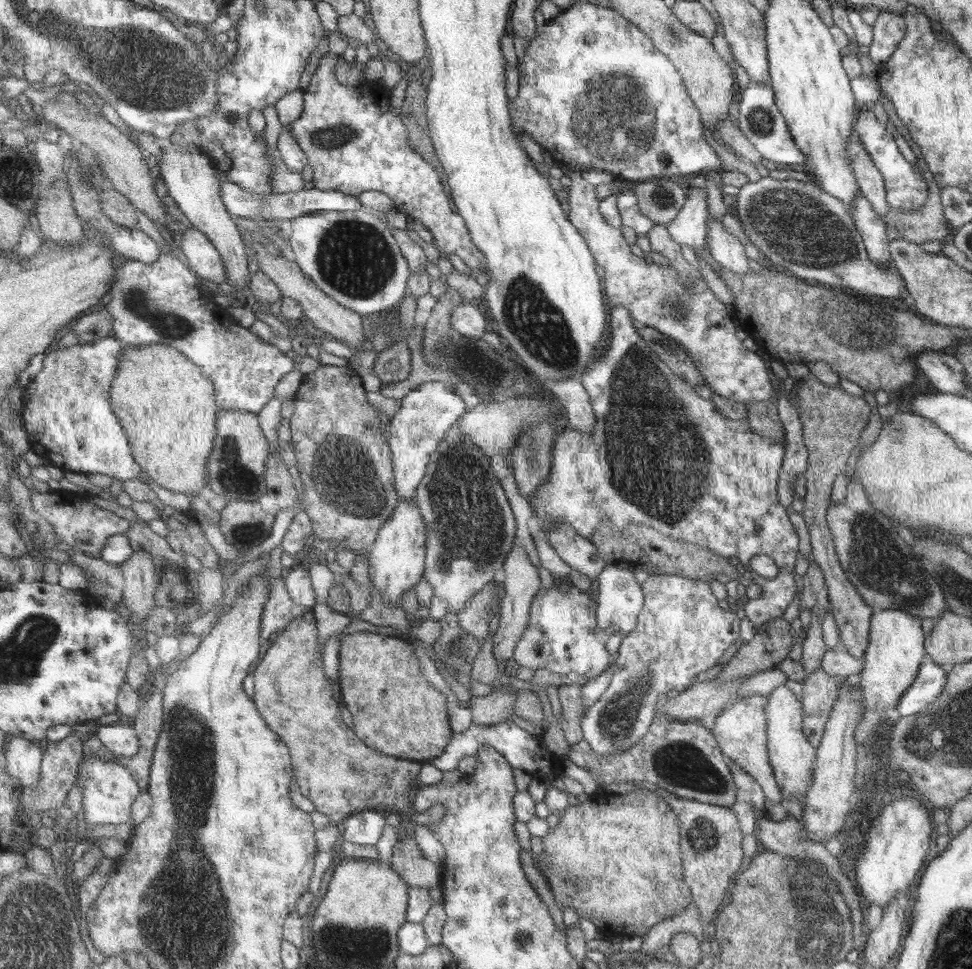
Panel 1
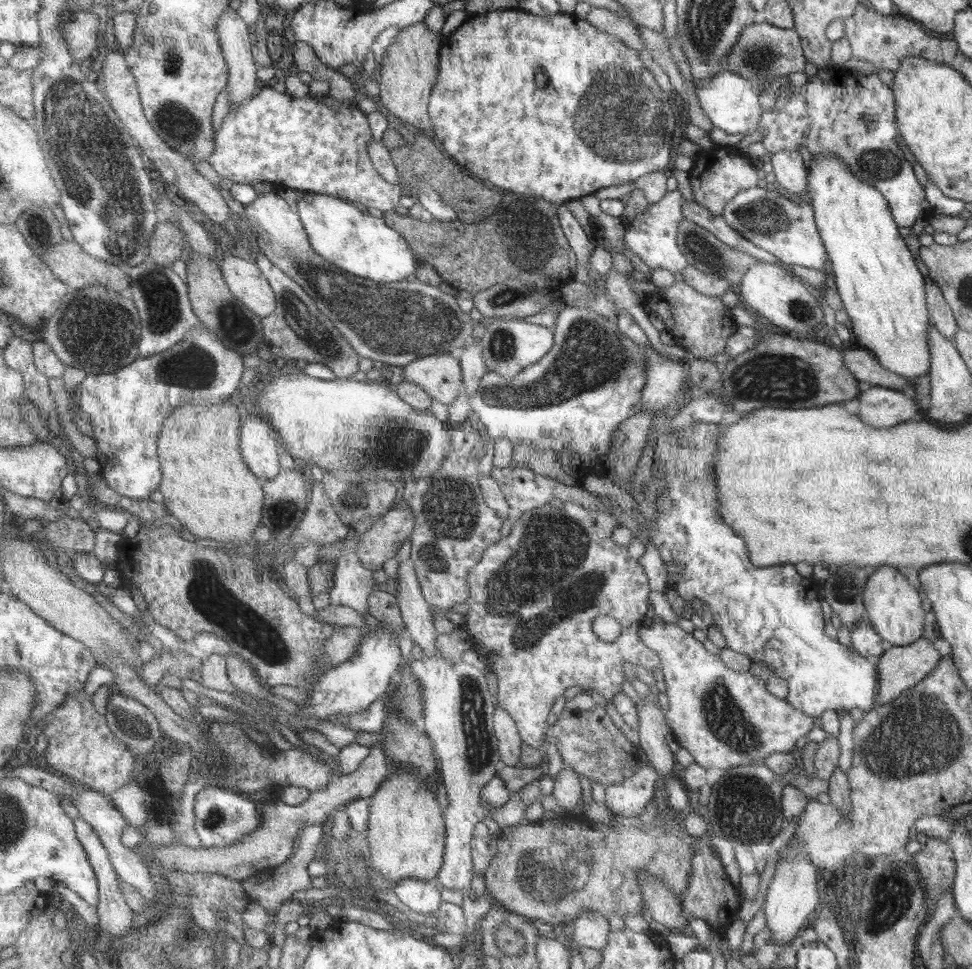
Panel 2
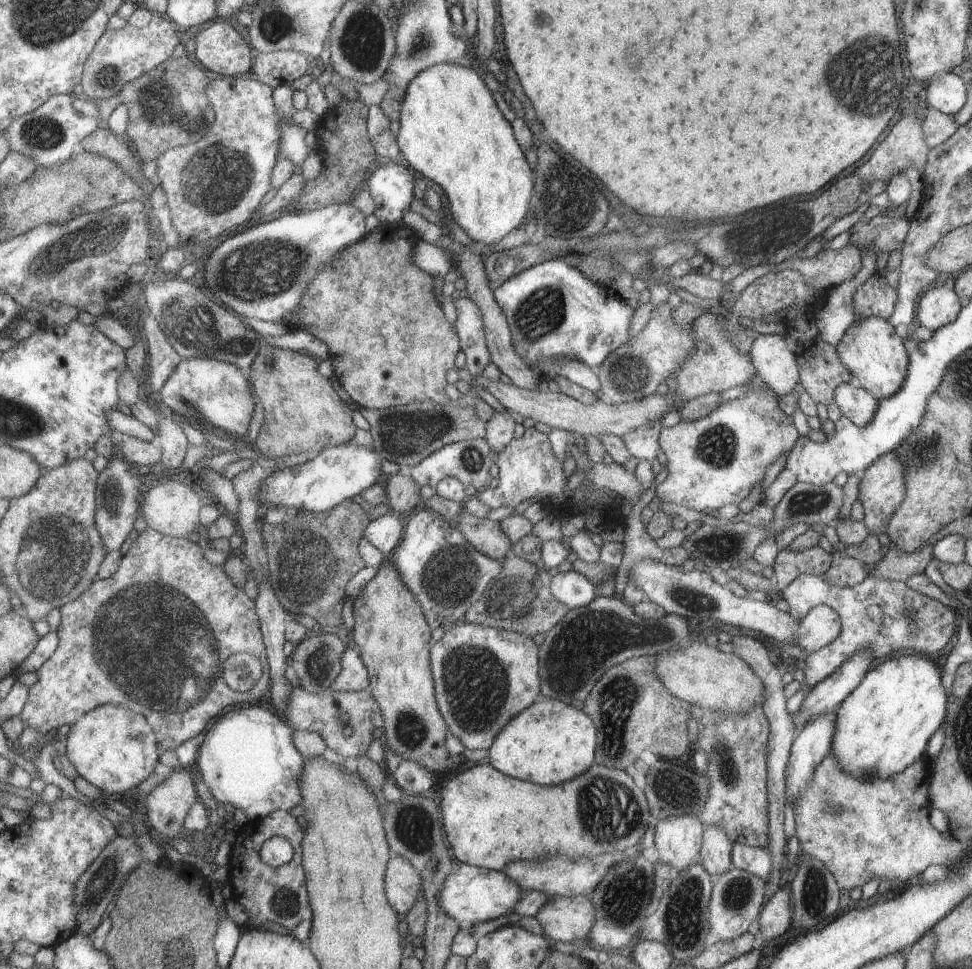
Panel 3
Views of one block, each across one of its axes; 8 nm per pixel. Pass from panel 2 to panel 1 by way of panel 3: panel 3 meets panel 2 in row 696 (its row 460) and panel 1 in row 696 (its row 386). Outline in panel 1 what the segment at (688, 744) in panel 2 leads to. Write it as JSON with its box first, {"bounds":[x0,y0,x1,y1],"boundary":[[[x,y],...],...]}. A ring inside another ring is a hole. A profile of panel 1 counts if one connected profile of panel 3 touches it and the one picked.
{"bounds":[711,696,781,802],"boundary":[[[747,696],[743,700],[737,700],[729,704],[717,718],[713,718],[711,726],[715,732],[715,740],[719,742],[719,748],[723,756],[727,756],[727,762],[733,760],[735,766],[739,766],[749,778],[753,778],[765,792],[765,800],[781,802],[779,784],[775,780],[775,774],[769,764],[769,748],[767,748],[767,706],[769,700],[763,696]]]}

